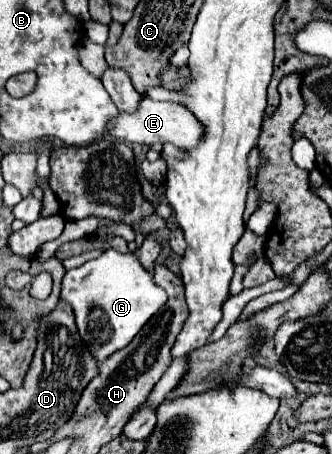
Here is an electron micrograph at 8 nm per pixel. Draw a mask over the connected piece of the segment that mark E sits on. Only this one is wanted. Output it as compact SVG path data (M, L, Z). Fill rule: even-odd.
M147 96L141 98L139 108L135 112L119 112L115 120L111 120L111 124L107 124L107 132L119 140L127 140L127 142L139 142L139 144L165 144L165 142L173 142L179 148L193 148L195 144L199 144L201 136L203 136L203 126L199 124L199 120L181 104L175 102L155 102Z

